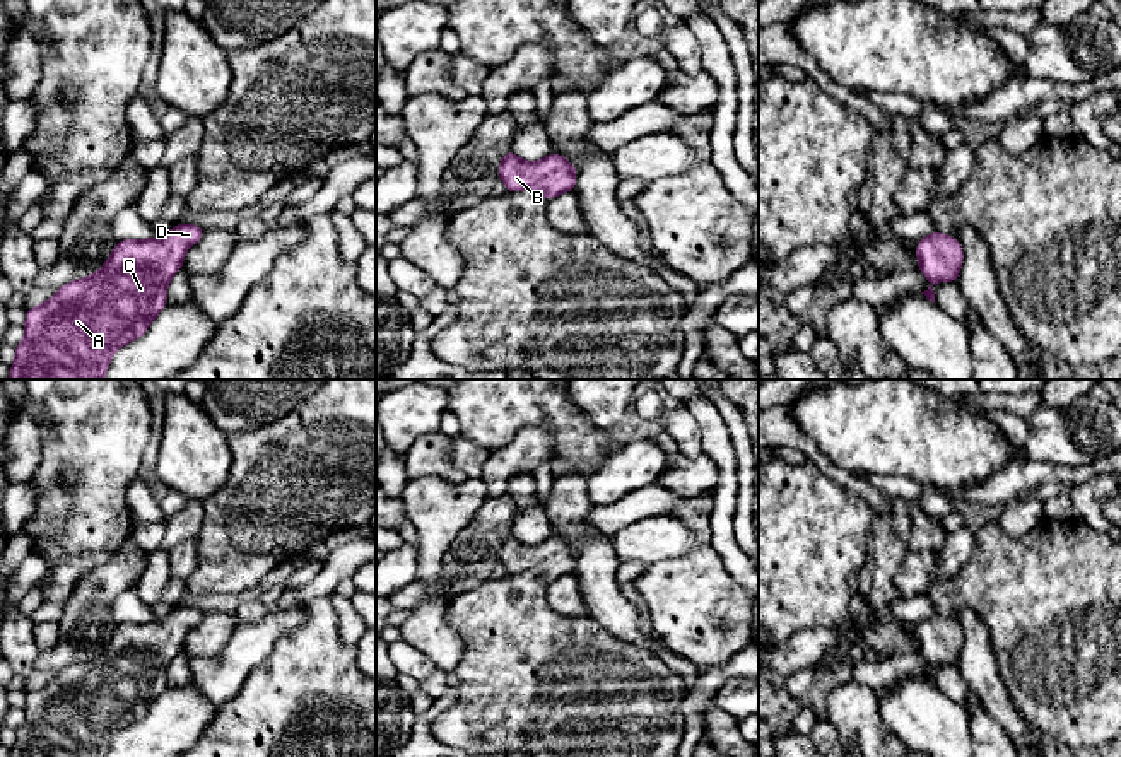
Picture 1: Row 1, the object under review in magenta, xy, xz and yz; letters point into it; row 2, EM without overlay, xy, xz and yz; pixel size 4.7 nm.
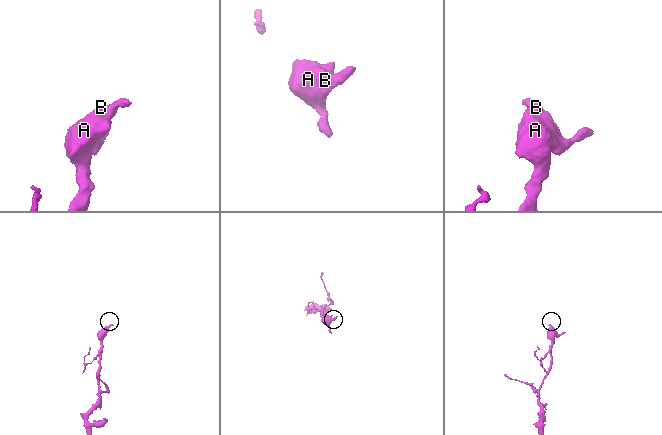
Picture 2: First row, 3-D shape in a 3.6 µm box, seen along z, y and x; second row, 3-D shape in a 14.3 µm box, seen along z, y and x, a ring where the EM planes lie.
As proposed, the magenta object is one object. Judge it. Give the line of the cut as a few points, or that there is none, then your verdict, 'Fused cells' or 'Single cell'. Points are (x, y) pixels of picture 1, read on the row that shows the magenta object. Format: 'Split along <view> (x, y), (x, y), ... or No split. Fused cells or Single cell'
No split. Single cell

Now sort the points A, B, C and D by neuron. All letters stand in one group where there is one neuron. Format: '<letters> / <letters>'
A B C D

